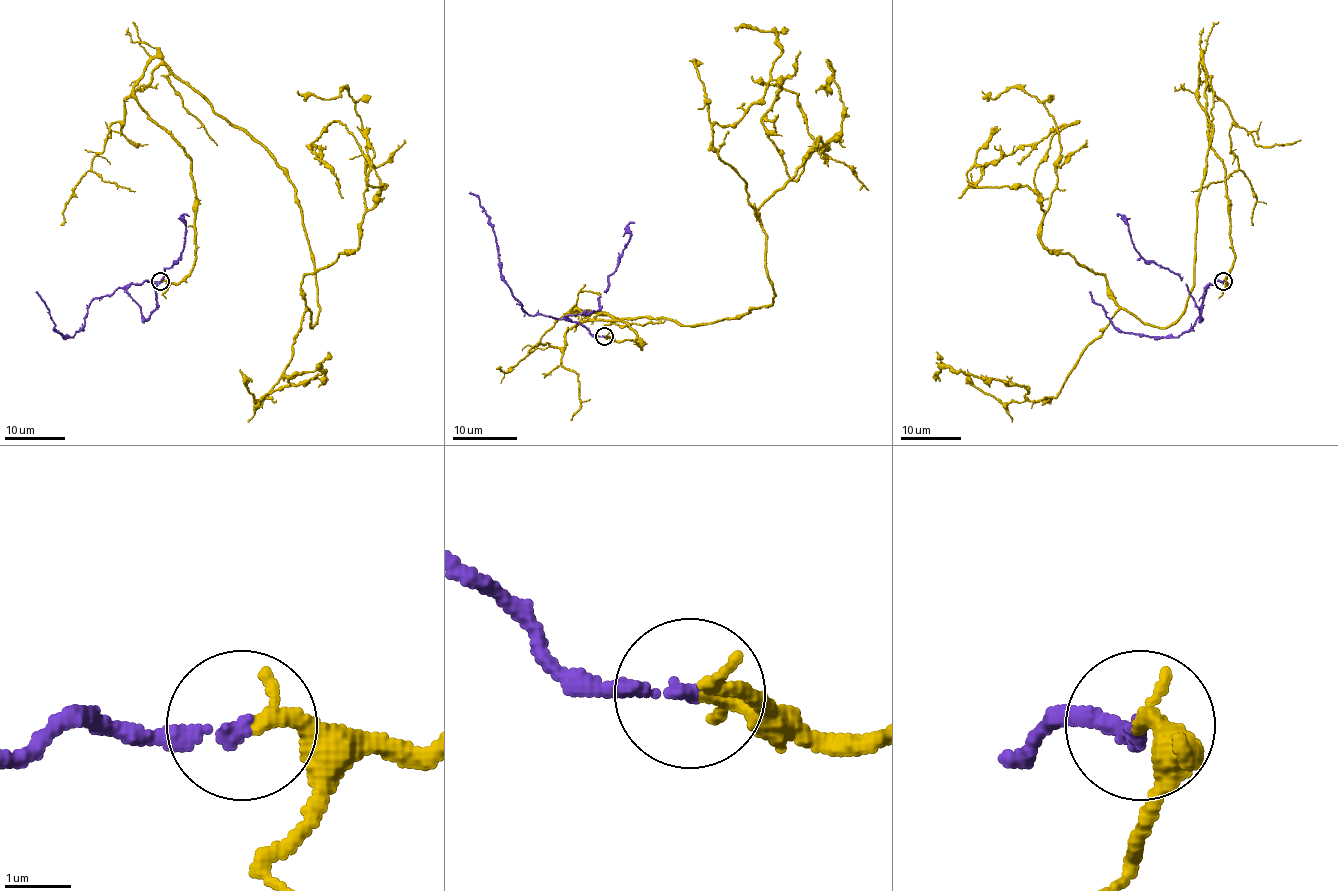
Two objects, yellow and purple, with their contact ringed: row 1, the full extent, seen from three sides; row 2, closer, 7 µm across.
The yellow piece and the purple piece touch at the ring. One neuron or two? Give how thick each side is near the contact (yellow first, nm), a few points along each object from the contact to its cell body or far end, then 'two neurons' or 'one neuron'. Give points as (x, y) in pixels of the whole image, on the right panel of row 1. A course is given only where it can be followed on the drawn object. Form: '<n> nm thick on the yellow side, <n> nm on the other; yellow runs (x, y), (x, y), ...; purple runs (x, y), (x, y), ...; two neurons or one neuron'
240 nm thick on the yellow side, 200 nm on the other; yellow runs (1223, 282), (1230, 199), (1200, 58), (1193, 288), (1166, 327), (1041, 241), (1034, 176), (1077, 121), (959, 197); purple runs (1223, 282), (1215, 282), (1206, 288), (1196, 322), (1176, 337), (1119, 331), (1104, 309), (1094, 301), (1091, 291); one neuron

